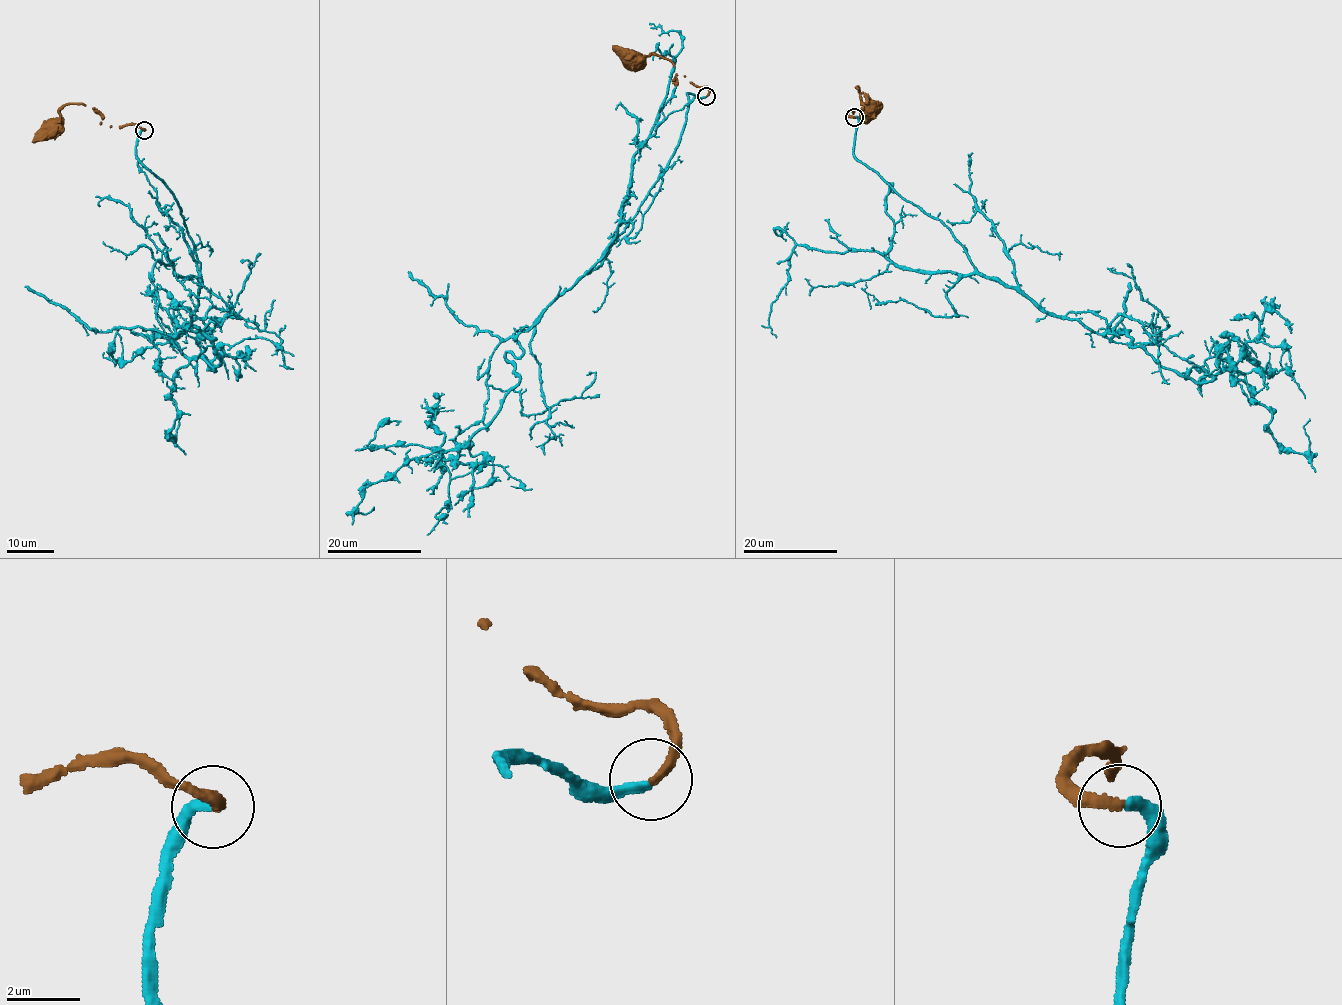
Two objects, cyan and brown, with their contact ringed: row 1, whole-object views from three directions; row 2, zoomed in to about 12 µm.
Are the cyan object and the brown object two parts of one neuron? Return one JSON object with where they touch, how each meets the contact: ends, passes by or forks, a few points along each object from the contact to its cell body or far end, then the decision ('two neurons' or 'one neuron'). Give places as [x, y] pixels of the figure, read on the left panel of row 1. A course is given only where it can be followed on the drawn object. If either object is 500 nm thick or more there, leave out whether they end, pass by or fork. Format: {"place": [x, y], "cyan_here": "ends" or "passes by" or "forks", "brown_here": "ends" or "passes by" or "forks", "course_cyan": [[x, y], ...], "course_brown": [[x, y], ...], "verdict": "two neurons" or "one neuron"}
{"place": [144, 130], "cyan_here": "ends", "brown_here": "ends", "course_cyan": [[144, 130], [140, 163], [200, 264], [183, 329], [221, 359], [179, 368], [173, 437], [172, 403]], "course_brown": [[143, 130], [138, 126], [101, 124], [102, 115], [81, 104], [66, 104], [60, 110], [55, 128]], "verdict": "one neuron"}

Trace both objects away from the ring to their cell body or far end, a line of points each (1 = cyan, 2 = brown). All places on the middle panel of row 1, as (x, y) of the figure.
1: (705, 97), (686, 95), (673, 158), (605, 255), (516, 337), (495, 418), (373, 483), (372, 509)
2: (705, 96), (707, 87), (685, 77), (674, 79), (675, 83), (668, 59), (652, 55), (634, 61)

